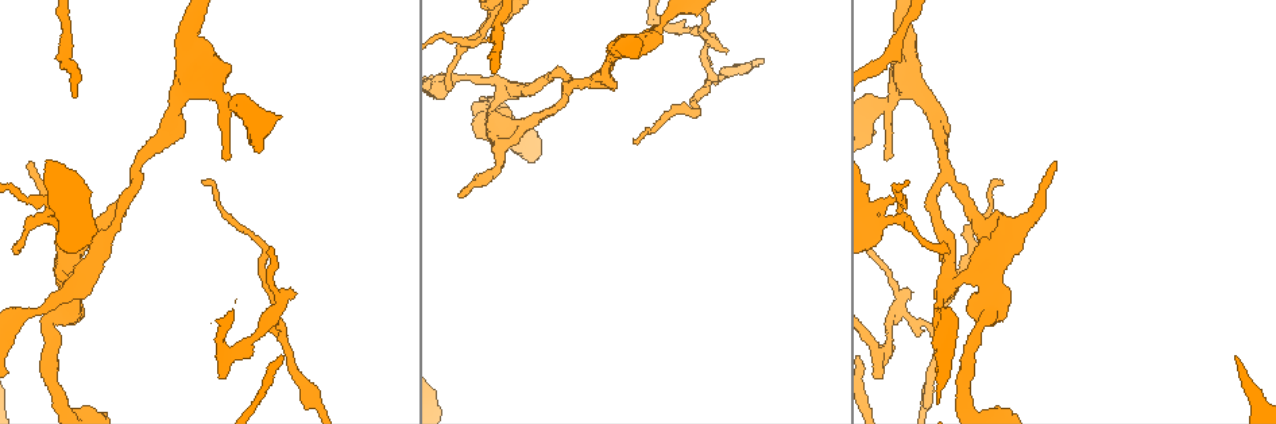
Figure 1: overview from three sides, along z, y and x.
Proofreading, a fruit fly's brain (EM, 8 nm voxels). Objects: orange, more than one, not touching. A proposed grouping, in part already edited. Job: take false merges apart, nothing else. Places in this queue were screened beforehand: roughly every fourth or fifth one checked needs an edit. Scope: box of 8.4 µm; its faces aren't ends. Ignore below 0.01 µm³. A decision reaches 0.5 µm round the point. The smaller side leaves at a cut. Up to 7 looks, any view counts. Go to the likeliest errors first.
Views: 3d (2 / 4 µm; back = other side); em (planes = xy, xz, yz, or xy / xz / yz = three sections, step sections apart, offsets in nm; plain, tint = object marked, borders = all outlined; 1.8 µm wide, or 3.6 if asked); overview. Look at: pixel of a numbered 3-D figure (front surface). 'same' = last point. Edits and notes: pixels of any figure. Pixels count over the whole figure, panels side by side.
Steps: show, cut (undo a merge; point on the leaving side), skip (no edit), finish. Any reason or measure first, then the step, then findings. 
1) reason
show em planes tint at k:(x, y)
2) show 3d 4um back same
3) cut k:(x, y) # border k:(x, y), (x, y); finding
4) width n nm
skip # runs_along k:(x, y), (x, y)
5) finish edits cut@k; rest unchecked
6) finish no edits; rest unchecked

four arms meet
show em planes borders at 1:(991, 276)

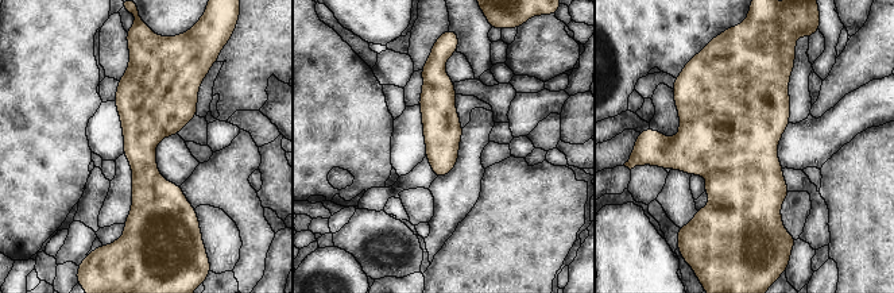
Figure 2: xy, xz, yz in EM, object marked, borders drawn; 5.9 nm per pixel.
width 220 nm
skip # one cell here

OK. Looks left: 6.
closes a loop
show 3d 2um at 1:(569, 84)

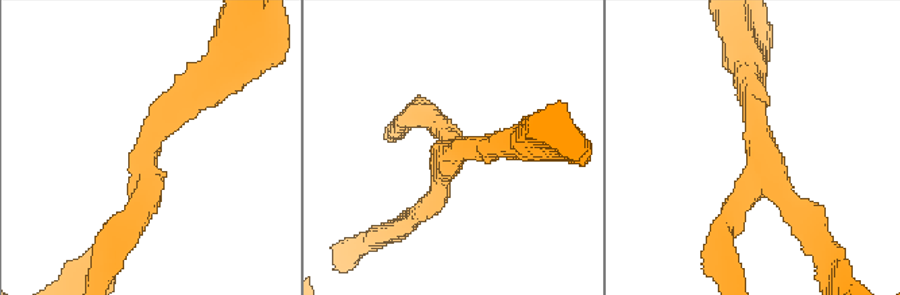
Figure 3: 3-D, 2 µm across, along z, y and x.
arm_widths 170, 200 nm
show em planes tint at 3:(143, 178)

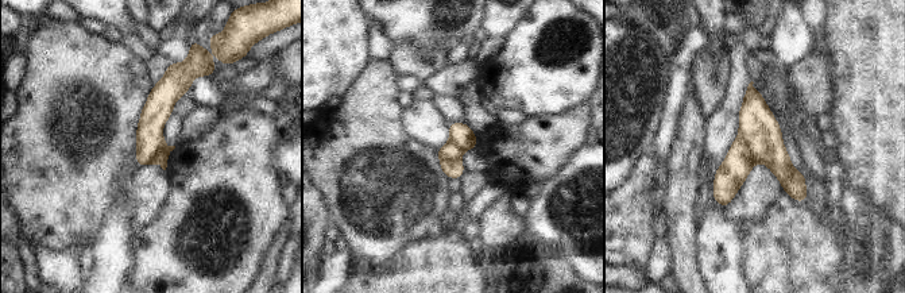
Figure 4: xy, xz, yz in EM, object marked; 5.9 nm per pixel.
skip # runs_along 4:(750, 89), (760, 139), (804, 197); continuous, no second cell

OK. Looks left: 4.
calibre changes
show em planes tint at 1:(662, 21)

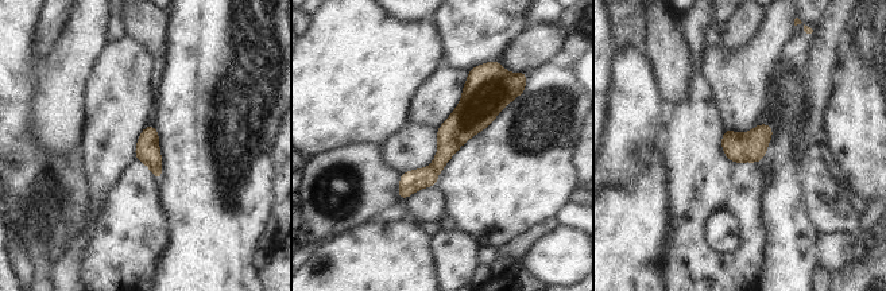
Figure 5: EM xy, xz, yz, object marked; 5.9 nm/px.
width 150 nm
cut 5:(452, 134) # two cells meet here

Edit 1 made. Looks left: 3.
finish edits cut@5; rest unchecked

